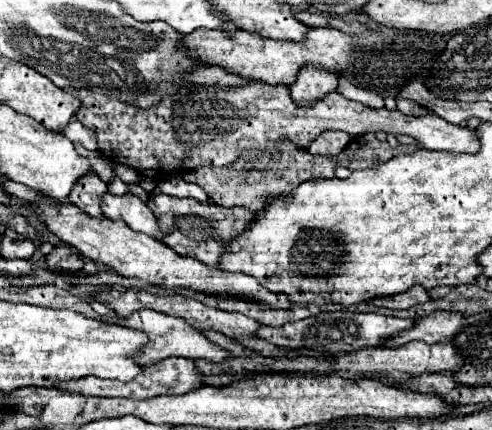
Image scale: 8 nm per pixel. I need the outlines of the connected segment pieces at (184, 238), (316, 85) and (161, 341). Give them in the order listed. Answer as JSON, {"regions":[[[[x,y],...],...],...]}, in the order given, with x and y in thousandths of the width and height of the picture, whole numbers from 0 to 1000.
{"regions":[[[[339,451],[307,456],[299,479],[323,512],[323,530],[331,530],[331,567],[368,595],[404,600],[421,619],[441,619],[465,558],[486,549],[518,507],[518,498],[502,484],[453,484],[433,470],[413,474],[396,470],[396,460],[352,460]]],[[[616,158],[616,167],[608,167],[608,186],[591,195],[591,223],[604,242],[624,242],[669,214],[681,214],[685,200],[689,177],[657,167],[657,158]]],[[[283,721],[270,726],[258,740],[238,740],[234,753],[254,758],[254,763],[270,763],[270,767],[287,767],[303,781],[303,809],[295,809],[291,819],[283,819],[283,828],[274,828],[274,842],[283,851],[295,847],[311,847],[323,837],[335,837],[343,828],[368,828],[368,833],[384,833],[384,837],[400,837],[400,833],[417,833],[425,842],[449,842],[457,837],[465,823],[457,814],[449,814],[445,805],[429,800],[413,772],[404,772],[400,763],[384,758],[376,744],[364,744],[356,735],[339,735],[339,730],[323,730],[315,721]]]]}

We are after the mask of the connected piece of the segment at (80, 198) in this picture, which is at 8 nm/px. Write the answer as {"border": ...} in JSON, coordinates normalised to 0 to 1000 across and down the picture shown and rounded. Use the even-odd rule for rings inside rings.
{"border":[[[189,400],[185,409],[173,409],[169,419],[161,419],[161,428],[152,428],[152,437],[140,451],[140,465],[181,502],[197,507],[209,502],[201,474],[213,447],[217,447],[217,428]]]}

